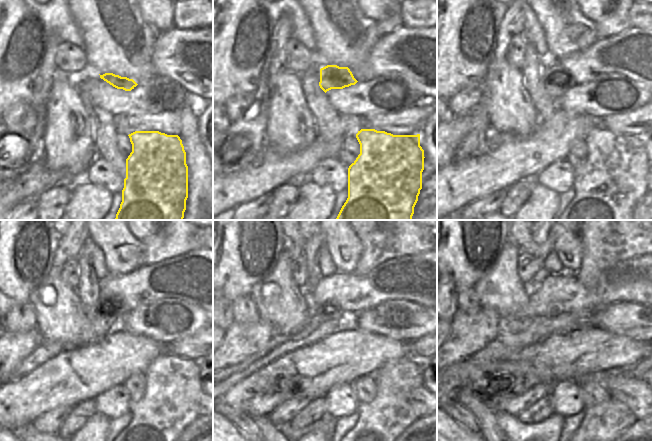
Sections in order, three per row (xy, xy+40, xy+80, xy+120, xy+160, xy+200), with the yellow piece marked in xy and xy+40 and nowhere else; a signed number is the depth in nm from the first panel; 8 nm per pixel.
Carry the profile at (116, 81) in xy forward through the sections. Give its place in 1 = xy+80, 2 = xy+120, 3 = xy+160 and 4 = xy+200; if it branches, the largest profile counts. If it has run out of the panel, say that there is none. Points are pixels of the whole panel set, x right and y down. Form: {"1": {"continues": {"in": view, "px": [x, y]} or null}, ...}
{"1": {"continues": {"in": "xy+80", "px": [557, 80]}}, "2": {"continues": {"in": "xy+120", "px": [105, 315]}}, "3": {"continues": {"in": "xy+160", "px": [325, 320]}}, "4": {"continues": {"in": "xy+200", "px": [457, 384]}}}

